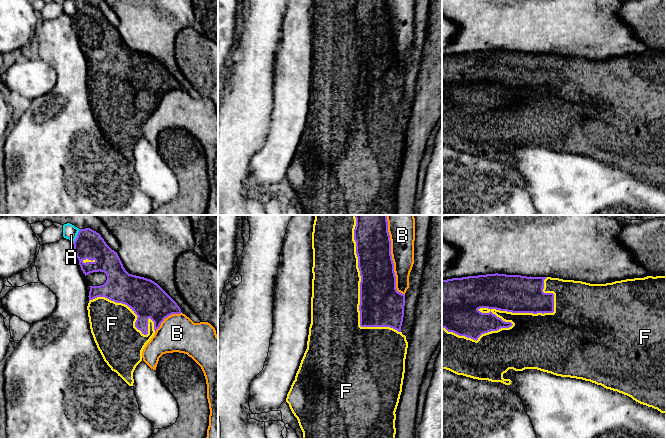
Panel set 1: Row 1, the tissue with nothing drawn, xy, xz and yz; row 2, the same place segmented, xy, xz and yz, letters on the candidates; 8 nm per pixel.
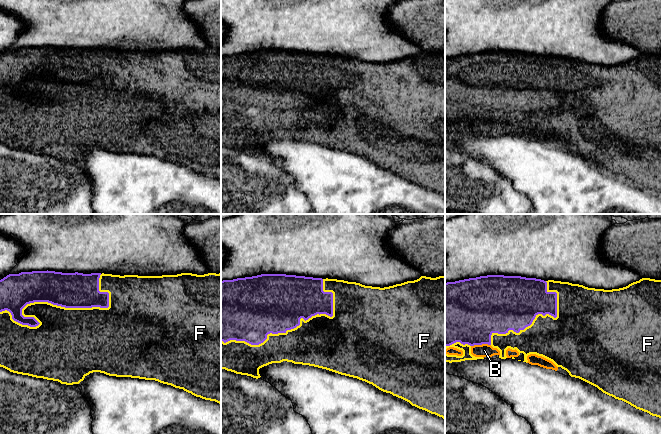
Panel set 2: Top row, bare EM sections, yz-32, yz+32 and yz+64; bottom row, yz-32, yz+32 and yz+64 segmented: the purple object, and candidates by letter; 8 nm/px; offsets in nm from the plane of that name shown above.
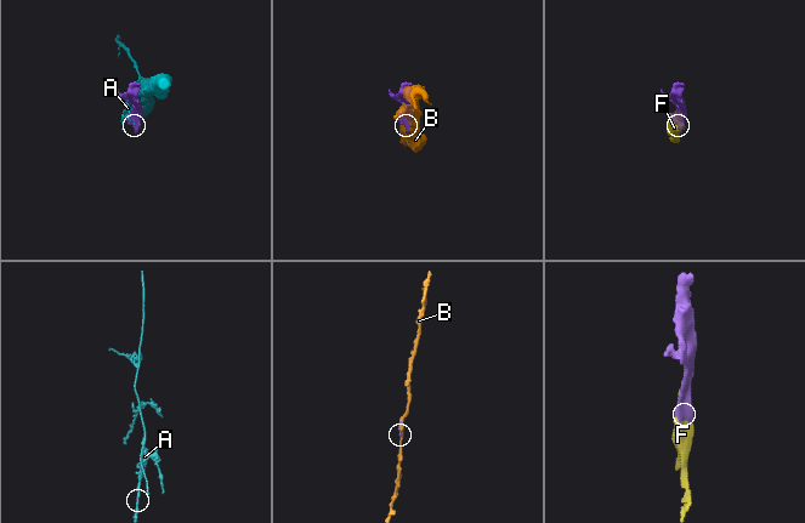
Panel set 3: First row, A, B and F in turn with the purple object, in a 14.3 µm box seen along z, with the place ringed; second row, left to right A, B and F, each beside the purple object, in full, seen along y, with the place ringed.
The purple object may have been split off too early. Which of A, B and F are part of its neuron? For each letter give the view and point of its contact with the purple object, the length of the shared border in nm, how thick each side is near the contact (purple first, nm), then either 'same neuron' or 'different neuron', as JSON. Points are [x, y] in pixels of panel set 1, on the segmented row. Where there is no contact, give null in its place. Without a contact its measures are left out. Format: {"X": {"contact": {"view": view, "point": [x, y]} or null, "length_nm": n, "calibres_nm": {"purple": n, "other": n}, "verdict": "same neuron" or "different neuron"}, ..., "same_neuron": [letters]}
{"A": {"contact": {"view": "xy", "point": [77, 236]}, "length_nm": 130, "calibres_nm": {"purple": 240, "other": 120}, "verdict": "different neuron"}, "B": {"contact": {"view": "xz", "point": [391, 256]}, "length_nm": 650, "calibres_nm": {"purple": 280, "other": 220}, "verdict": "different neuron"}, "F": {"contact": {"view": "yz", "point": [495, 315]}, "length_nm": 950, "calibres_nm": {"purple": 300, "other": 280}, "verdict": "same neuron"}, "same_neuron": ["F"]}

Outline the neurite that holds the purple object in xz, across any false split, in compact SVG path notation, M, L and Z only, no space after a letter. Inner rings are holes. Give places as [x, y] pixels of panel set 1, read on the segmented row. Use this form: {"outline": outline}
{"outline": "M315 215L312 249L311 324L307 349L287 394L286 402L298 420L303 432L303 439L395 439L395 412L402 392L408 342L406 336L401 332L405 295L396 289L387 215Z"}

